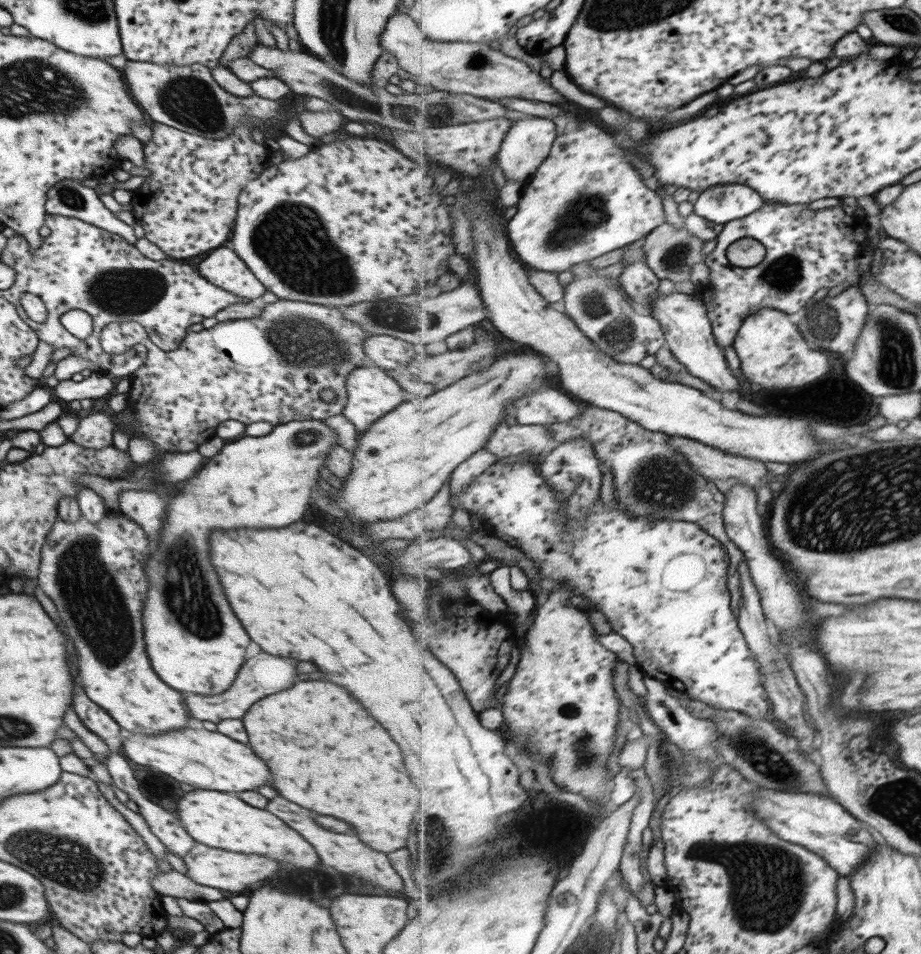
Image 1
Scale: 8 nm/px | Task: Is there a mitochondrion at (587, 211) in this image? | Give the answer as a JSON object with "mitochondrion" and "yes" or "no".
{"mitochondrion":"yes"}

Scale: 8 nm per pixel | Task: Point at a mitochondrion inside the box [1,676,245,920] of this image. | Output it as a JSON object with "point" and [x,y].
{"point":[66,862]}

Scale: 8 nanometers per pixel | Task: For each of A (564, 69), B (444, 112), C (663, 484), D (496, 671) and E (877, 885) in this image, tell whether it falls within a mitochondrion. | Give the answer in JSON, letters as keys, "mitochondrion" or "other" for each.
{"A":"other","B":"mitochondrion","C":"mitochondrion","D":"other","E":"other"}

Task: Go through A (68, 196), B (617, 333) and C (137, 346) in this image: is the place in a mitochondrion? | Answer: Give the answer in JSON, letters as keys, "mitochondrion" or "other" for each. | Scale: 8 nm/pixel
{"A":"mitochondrion","B":"mitochondrion","C":"other"}

